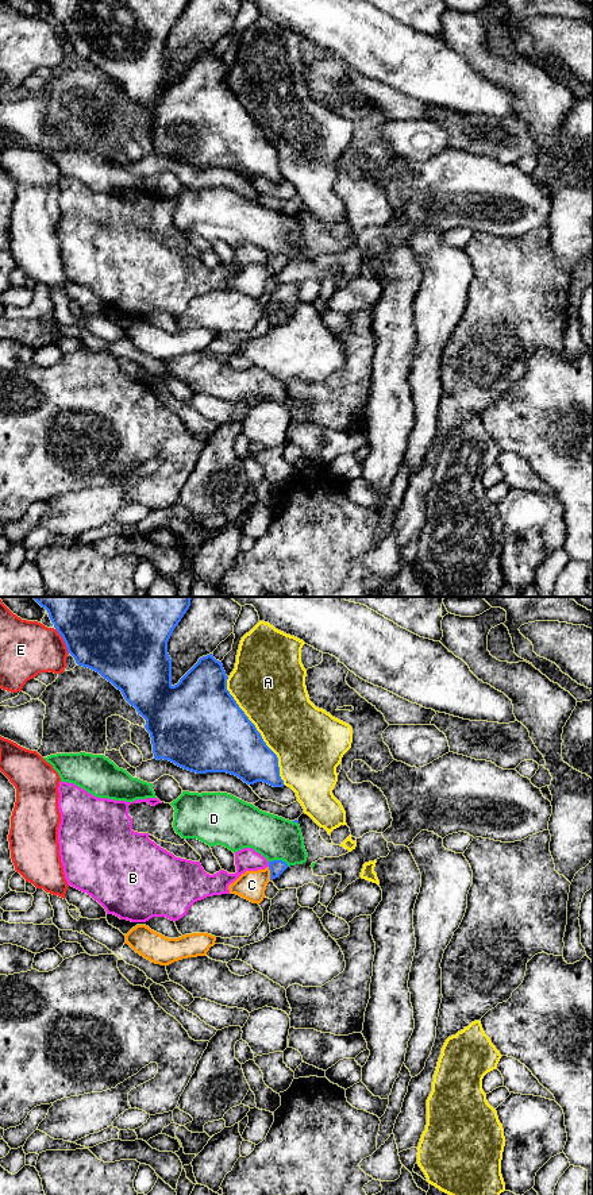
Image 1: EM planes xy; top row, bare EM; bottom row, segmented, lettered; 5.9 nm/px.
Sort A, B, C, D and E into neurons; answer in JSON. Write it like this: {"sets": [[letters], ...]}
{"sets": [["A"], ["B"], ["C"], ["D"], ["E"]]}

